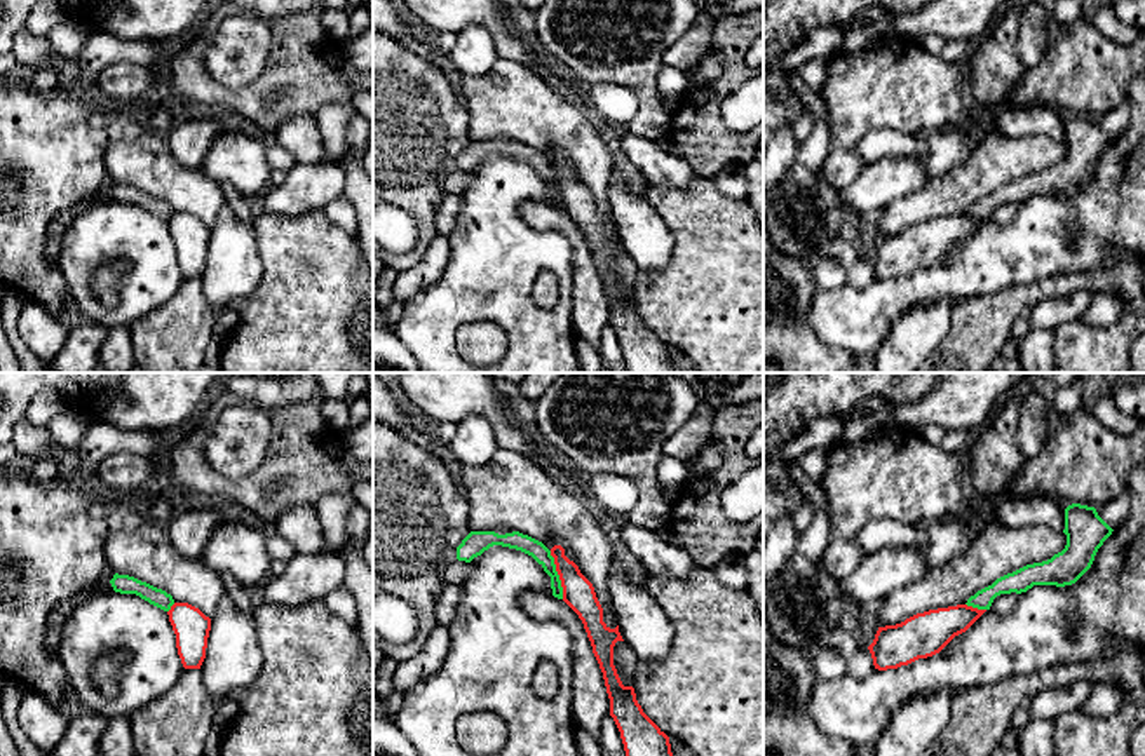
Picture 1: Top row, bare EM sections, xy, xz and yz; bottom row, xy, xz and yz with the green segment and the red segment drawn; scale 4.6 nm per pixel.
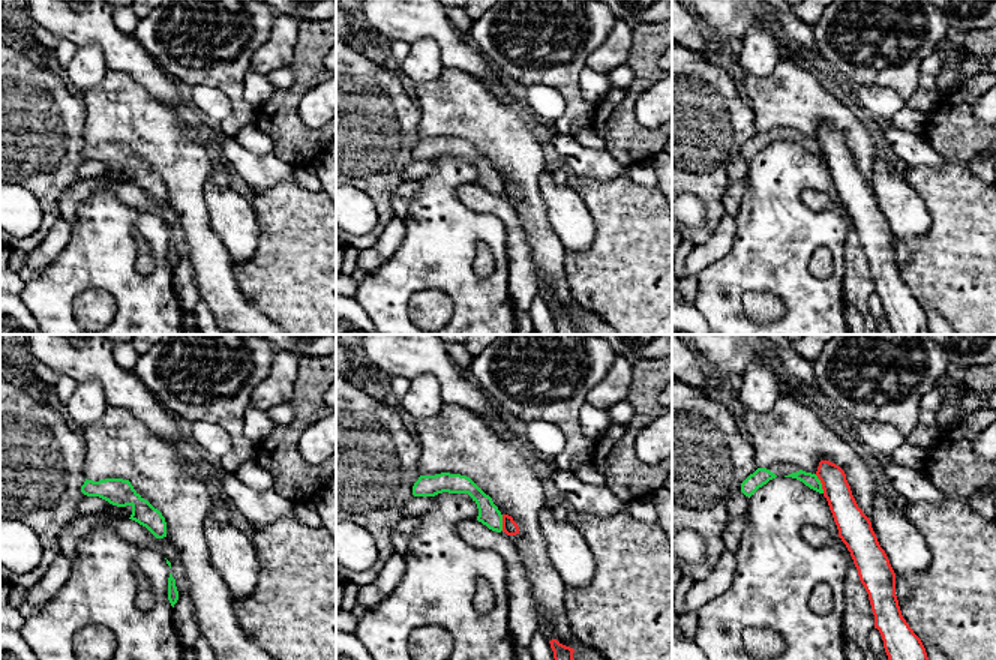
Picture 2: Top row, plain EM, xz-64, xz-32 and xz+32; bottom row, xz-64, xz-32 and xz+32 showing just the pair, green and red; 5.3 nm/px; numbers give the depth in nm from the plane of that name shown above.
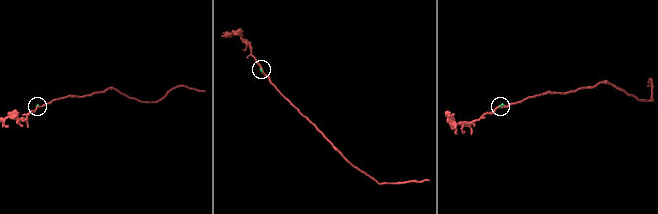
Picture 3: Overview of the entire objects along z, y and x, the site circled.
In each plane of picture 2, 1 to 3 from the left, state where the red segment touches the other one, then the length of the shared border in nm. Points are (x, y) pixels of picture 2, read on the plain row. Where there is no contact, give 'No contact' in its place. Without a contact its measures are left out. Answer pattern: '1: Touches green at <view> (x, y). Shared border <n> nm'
1: No contact
2: Touches green at xz-32 (501, 186). Shared border 90 nm
3: Touches green at xz+32 (821, 147). Shared border 120 nm

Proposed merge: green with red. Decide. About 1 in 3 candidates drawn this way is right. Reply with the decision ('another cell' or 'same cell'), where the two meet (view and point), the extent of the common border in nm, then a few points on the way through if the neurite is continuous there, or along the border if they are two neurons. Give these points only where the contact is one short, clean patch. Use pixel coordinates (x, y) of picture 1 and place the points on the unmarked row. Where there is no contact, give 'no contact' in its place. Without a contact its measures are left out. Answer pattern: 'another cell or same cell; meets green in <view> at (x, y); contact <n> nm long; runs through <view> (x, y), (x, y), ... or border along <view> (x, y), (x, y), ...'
another cell; meets green in xz at (558, 185); contact 240 nm long; border along xz (549, 161), (563, 208)

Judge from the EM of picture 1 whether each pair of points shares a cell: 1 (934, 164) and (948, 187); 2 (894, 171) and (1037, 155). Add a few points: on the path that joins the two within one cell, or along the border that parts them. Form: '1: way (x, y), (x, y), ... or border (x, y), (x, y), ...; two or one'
1: border (973, 150), (959, 164), (931, 178); two
2: border (931, 178), (894, 201); two

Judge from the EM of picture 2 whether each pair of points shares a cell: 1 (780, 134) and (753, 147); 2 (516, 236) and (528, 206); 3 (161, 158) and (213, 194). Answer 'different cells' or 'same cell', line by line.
1: same cell
2: different cells
3: different cells

